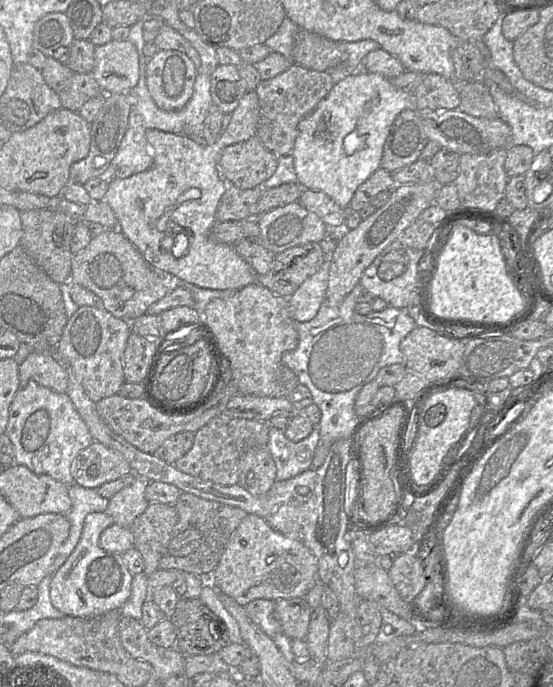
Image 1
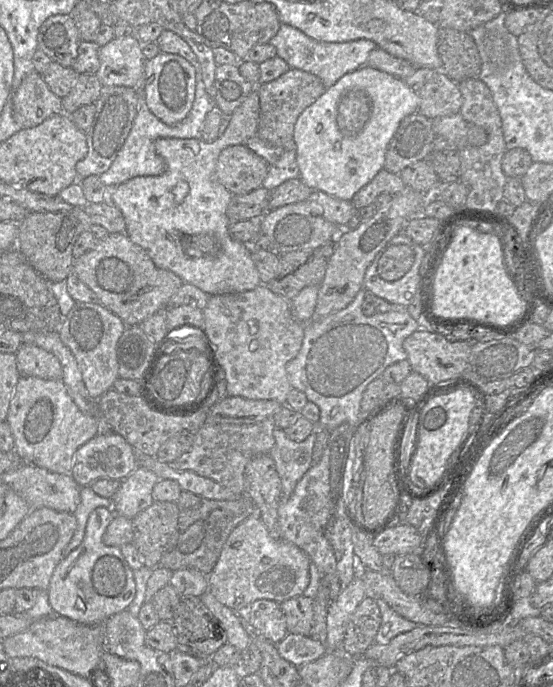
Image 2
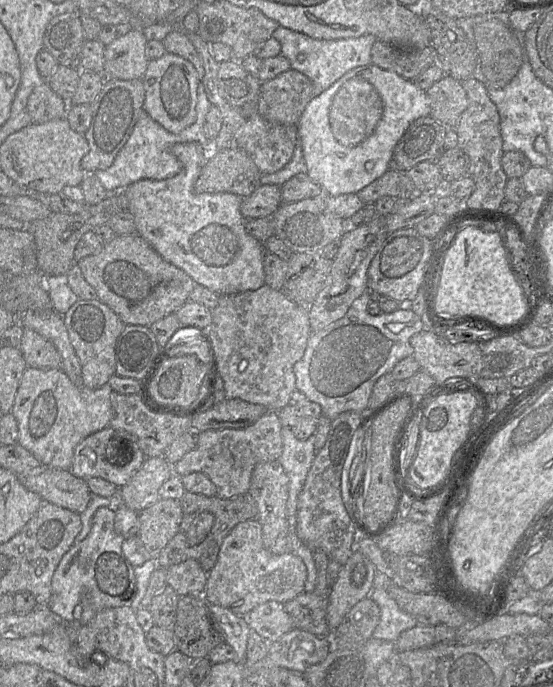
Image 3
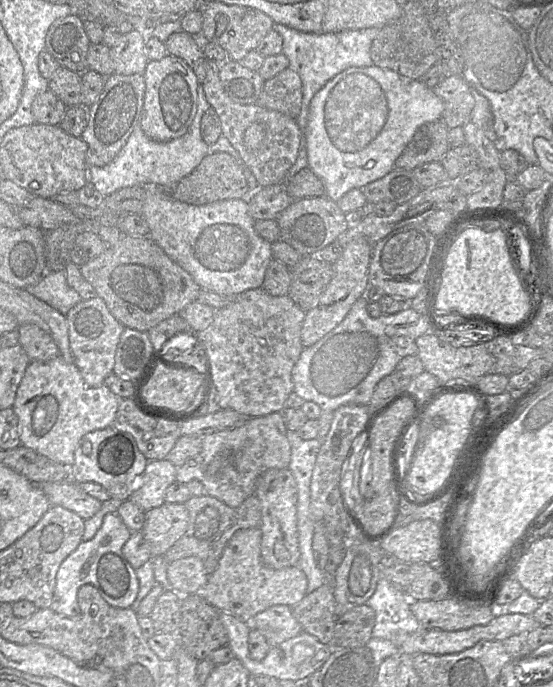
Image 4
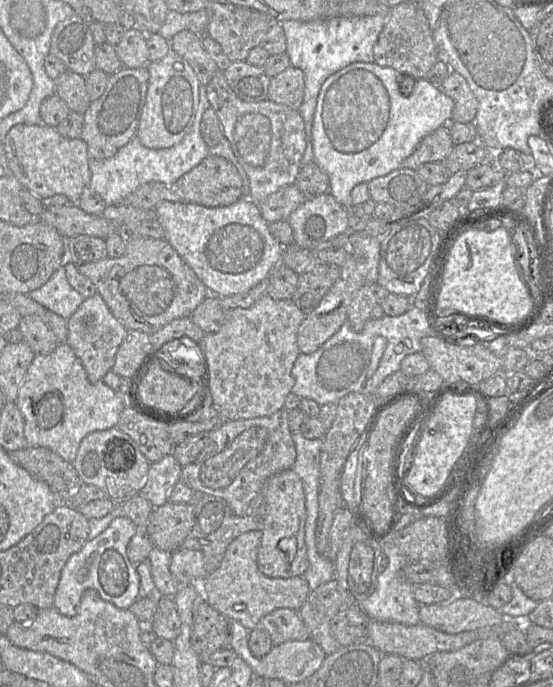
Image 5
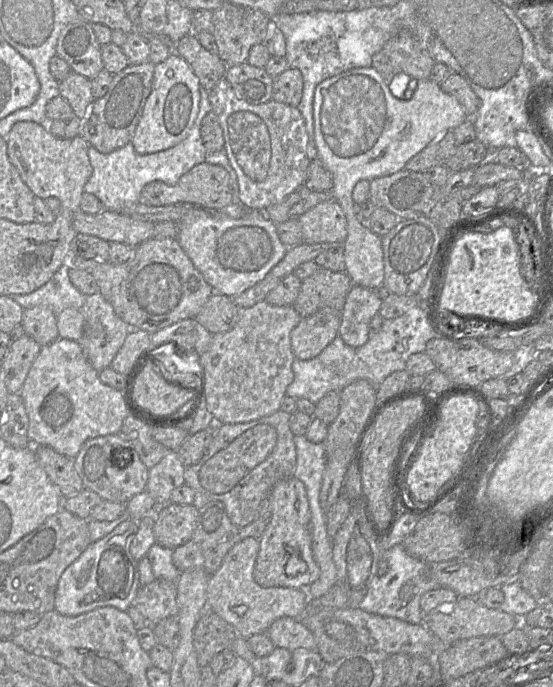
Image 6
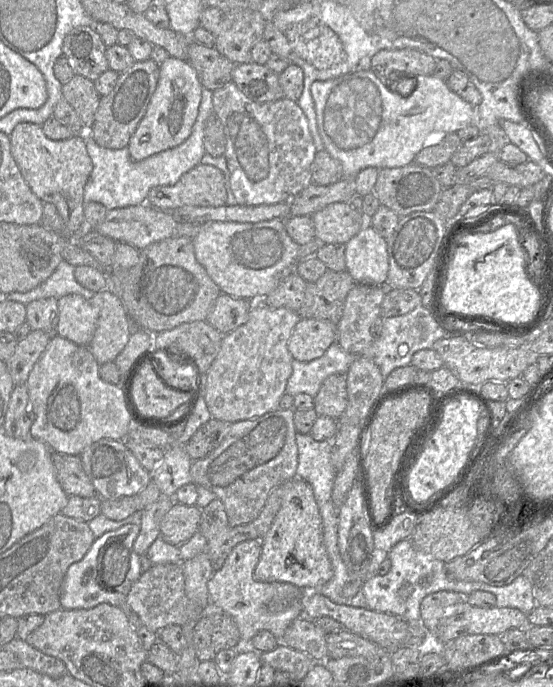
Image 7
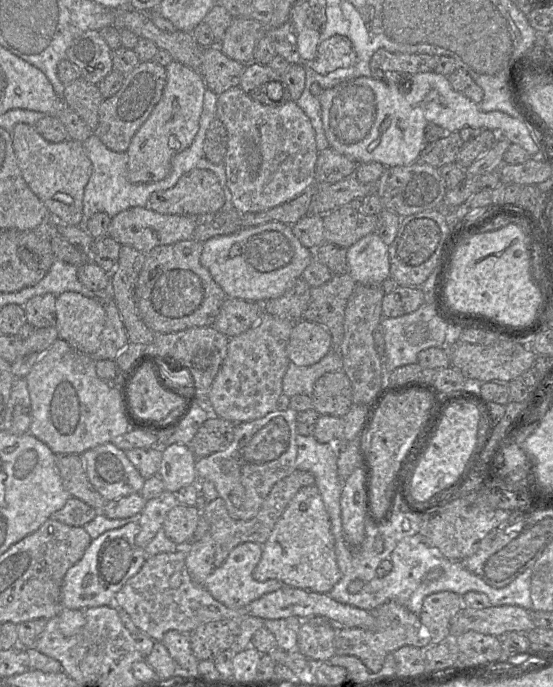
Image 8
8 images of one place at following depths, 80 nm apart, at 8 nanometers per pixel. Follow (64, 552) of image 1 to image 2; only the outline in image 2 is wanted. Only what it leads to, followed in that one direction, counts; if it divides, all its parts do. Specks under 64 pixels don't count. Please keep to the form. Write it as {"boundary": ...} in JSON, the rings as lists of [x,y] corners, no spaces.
{"boundary":[[[83,486],[80,489],[80,503],[73,513],[77,521],[75,533],[69,542],[66,552],[73,551],[78,547],[85,536],[85,530],[90,514],[97,508],[113,507],[112,499],[107,499],[97,495],[90,486]]]}

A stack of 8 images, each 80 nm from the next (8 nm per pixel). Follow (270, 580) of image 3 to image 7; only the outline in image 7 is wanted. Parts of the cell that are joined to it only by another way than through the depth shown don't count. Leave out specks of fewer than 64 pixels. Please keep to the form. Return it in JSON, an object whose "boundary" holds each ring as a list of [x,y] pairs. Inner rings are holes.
{"boundary":[[[257,539],[246,540],[234,547],[224,565],[215,571],[208,581],[210,601],[223,610],[236,623],[243,646],[248,646],[252,638],[261,630],[271,632],[280,642],[293,620],[302,614],[303,590],[291,583],[260,582],[254,578],[259,562],[262,545]],[[273,598],[288,600],[289,607],[278,613],[269,613],[267,603]]]}

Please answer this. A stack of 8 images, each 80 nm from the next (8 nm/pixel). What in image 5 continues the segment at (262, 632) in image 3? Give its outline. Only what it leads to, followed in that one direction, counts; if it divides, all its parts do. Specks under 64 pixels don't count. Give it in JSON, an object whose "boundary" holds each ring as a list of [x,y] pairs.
{"boundary":[[[288,608],[276,609],[264,616],[257,628],[261,628],[269,635],[273,645],[310,638],[309,631],[298,611]]]}

